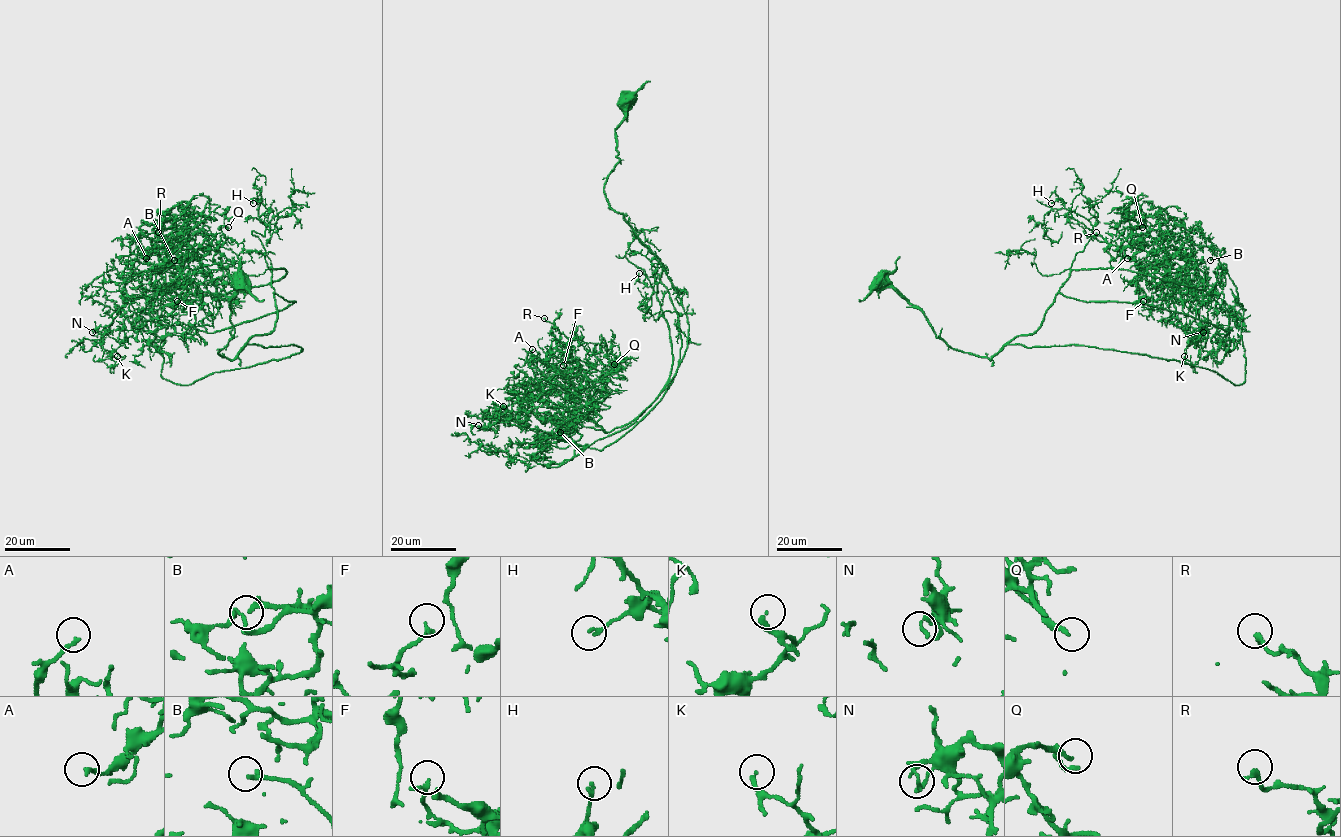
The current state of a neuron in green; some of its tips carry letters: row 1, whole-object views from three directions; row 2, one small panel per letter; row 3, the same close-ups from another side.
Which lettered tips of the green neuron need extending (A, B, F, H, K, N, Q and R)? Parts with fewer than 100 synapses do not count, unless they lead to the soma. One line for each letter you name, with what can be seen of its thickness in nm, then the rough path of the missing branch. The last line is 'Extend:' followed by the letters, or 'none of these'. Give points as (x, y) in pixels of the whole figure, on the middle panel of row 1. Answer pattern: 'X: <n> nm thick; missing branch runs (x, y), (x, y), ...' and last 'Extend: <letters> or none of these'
B: 240 nm thick; missing branch runs (560, 432), (521, 427), (519, 435), (506, 432), (497, 438)
Extend: B

